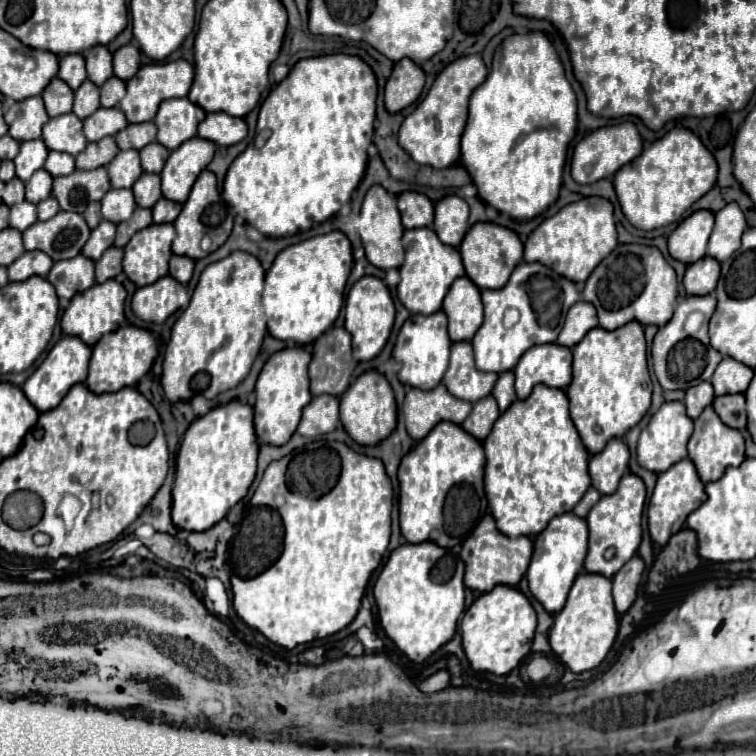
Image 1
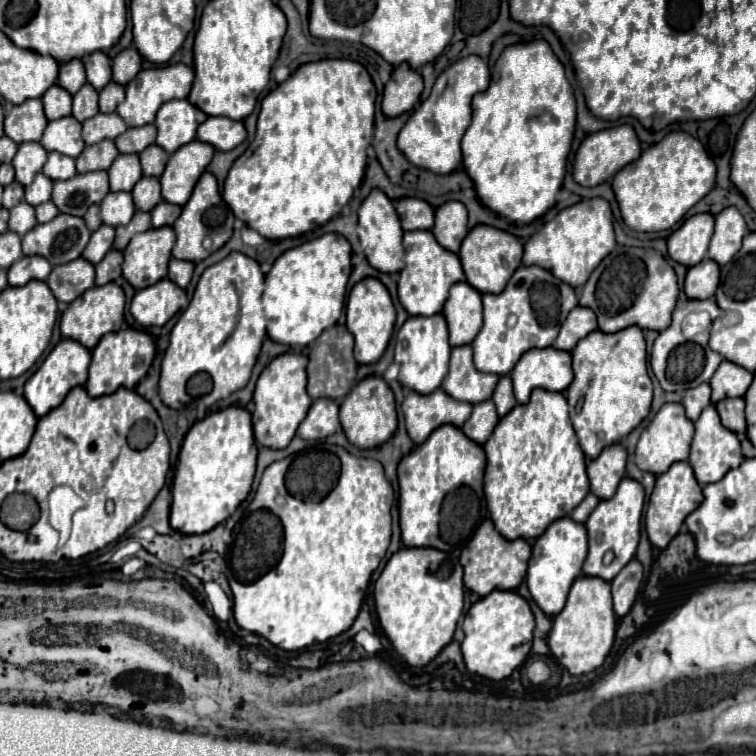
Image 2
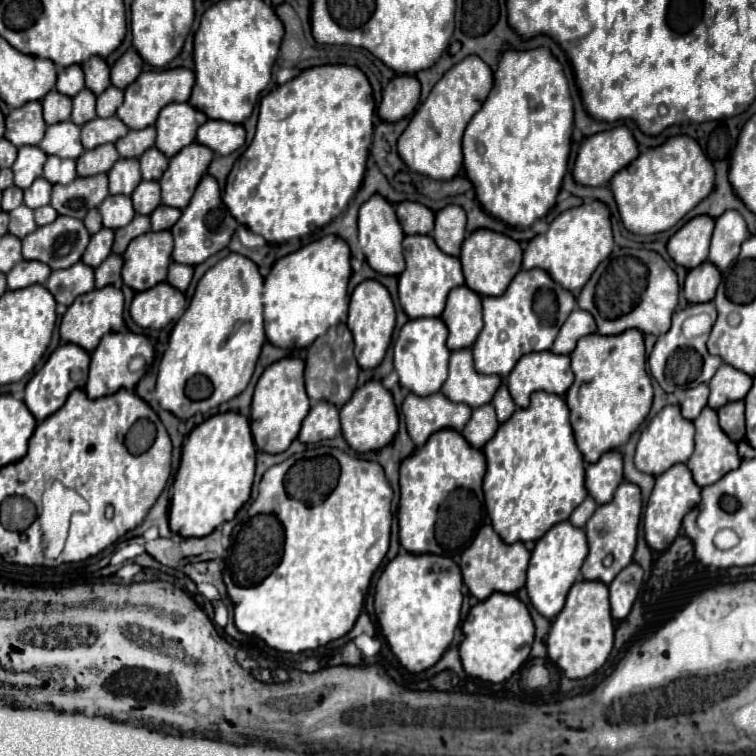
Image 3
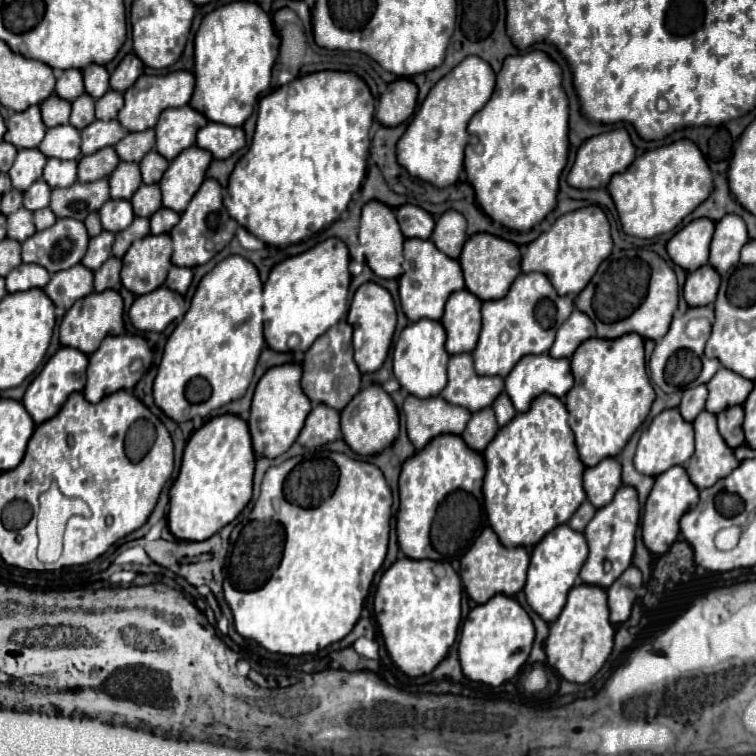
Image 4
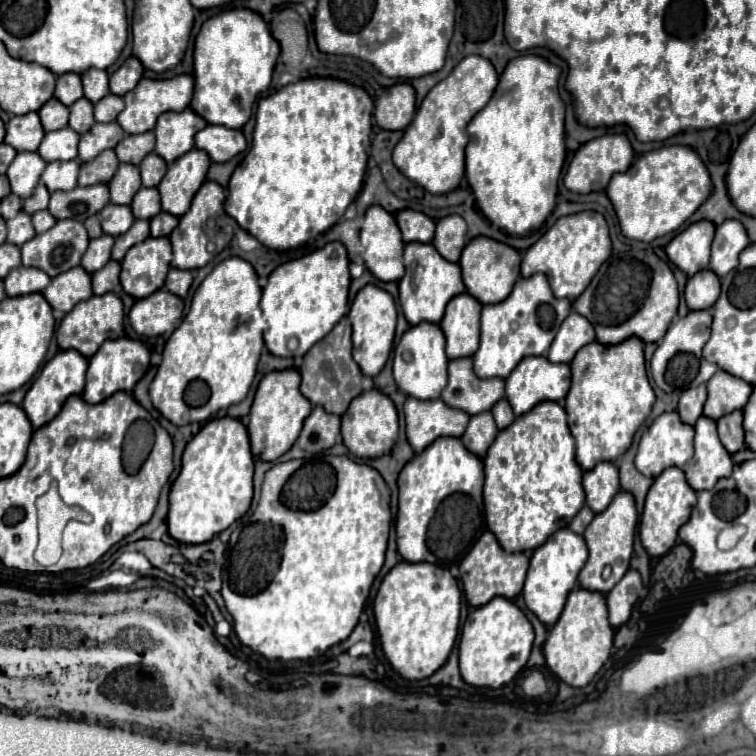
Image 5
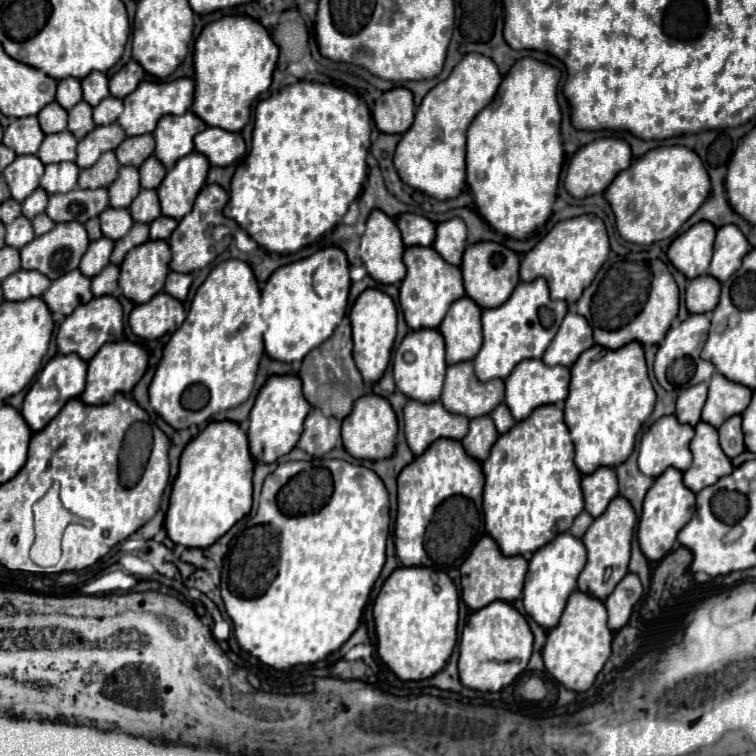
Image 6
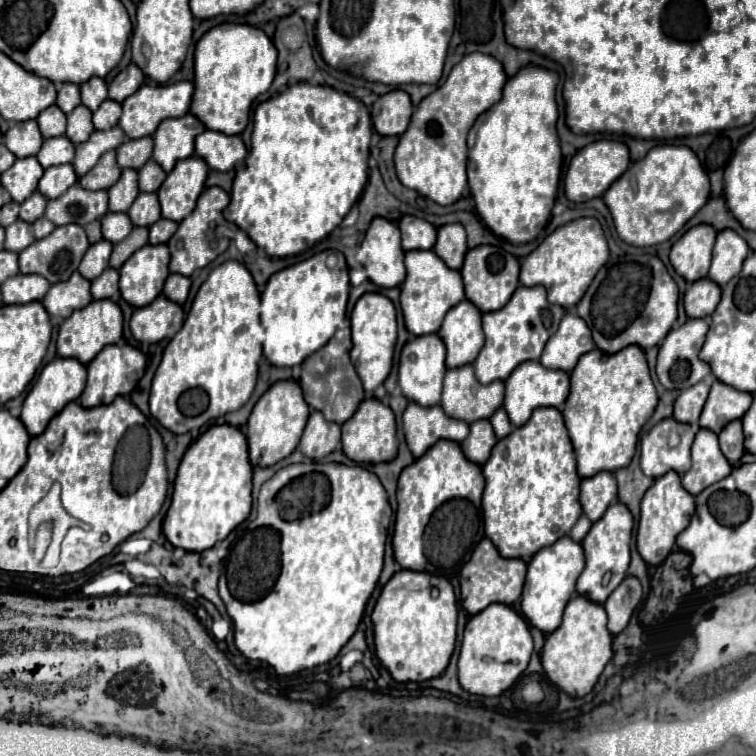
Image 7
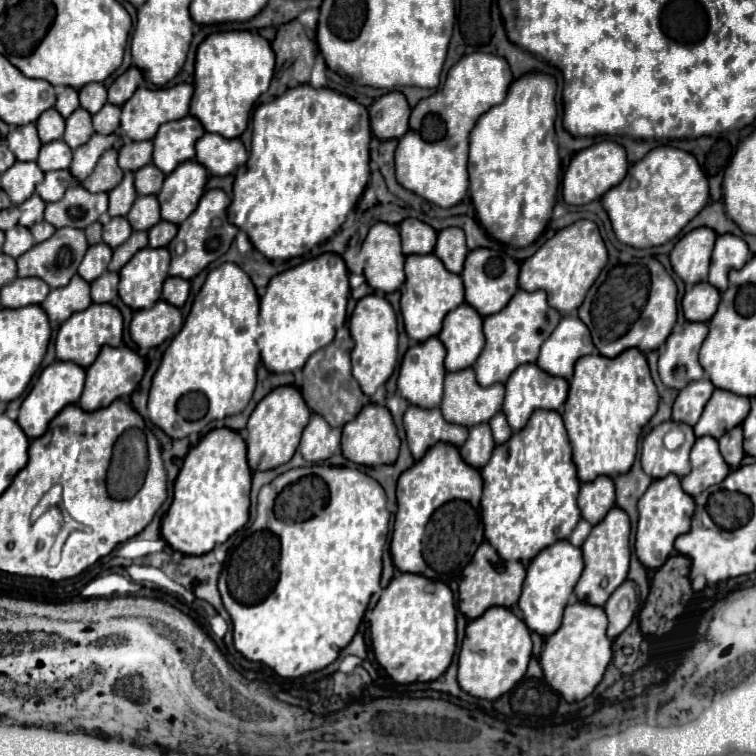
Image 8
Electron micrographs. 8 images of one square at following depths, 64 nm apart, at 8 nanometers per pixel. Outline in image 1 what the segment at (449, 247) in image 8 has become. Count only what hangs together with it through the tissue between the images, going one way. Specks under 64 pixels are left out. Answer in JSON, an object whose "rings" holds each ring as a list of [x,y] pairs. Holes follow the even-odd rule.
{"rings":[[[446,196],[436,204],[434,232],[442,244],[458,248],[468,230],[468,204],[458,196]]]}

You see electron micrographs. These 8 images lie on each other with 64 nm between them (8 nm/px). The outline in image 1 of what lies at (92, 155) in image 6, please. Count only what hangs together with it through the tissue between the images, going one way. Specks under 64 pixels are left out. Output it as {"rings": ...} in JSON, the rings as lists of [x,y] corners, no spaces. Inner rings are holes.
{"rings":[[[98,108],[84,120],[84,136],[88,142],[98,142],[104,136],[114,136],[128,126],[126,116],[118,108]]]}

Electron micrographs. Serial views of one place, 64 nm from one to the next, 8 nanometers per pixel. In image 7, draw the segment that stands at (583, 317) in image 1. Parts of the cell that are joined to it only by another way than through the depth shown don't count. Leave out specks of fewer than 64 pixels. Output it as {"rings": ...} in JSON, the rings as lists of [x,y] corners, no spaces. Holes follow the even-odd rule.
{"rings":[[[568,312],[562,318],[556,334],[546,342],[540,364],[550,370],[562,370],[570,374],[578,358],[594,348],[596,346],[586,322],[580,316]]]}

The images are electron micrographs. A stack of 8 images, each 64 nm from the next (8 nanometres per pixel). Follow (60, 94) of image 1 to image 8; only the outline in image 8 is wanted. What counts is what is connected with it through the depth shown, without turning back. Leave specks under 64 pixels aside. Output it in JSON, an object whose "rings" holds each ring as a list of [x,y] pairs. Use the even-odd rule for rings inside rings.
{"rings":[[[46,110],[38,122],[36,122],[36,128],[38,128],[38,136],[42,140],[42,144],[48,144],[48,142],[54,142],[54,140],[60,140],[64,136],[64,118],[54,110]]]}

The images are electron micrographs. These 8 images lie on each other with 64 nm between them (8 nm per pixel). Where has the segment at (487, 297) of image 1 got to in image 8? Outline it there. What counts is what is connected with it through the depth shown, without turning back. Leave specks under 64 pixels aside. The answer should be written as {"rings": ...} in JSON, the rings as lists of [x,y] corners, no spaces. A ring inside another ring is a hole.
{"rings":[[[518,290],[504,310],[486,316],[484,318],[486,346],[474,364],[476,380],[480,382],[480,386],[492,386],[496,382],[504,384],[518,366],[536,362],[542,342],[552,334],[558,322],[560,322],[560,314],[548,306],[544,298],[544,290],[536,290],[536,292]]]}

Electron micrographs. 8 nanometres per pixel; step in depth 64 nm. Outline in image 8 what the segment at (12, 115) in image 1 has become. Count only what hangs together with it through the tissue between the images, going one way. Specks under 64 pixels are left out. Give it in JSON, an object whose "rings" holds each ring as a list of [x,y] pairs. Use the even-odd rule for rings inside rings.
{"rings":[[[34,124],[12,128],[10,134],[8,134],[8,138],[6,138],[6,144],[14,152],[16,160],[20,160],[20,162],[36,160],[38,152],[40,152],[40,146],[42,146]]]}

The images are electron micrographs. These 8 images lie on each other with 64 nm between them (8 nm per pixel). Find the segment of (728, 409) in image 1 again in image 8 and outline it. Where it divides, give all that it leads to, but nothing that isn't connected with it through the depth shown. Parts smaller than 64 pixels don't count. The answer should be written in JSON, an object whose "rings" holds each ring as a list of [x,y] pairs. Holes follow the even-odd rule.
{"rings":[[[736,426],[734,430],[726,432],[726,434],[718,440],[718,444],[720,444],[720,452],[722,452],[726,464],[728,464],[732,470],[736,470],[736,468],[740,466],[742,458],[744,458],[744,450],[742,450],[742,428]]]}

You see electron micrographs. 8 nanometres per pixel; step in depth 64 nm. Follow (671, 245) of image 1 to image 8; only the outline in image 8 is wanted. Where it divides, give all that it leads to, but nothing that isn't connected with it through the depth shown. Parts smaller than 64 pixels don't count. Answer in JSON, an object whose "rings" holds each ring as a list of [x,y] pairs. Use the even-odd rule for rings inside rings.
{"rings":[[[696,228],[688,232],[682,240],[678,240],[674,250],[670,252],[670,264],[686,284],[704,282],[708,278],[714,242],[716,242],[714,230]]]}

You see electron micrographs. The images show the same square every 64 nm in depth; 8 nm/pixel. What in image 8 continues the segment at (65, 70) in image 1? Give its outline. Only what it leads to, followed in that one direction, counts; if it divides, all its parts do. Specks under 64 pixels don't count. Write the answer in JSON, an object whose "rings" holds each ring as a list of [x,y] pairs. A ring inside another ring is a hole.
{"rings":[[[62,88],[60,92],[58,92],[58,100],[56,100],[56,106],[54,106],[58,112],[60,112],[60,116],[64,116],[64,118],[68,118],[76,108],[80,108],[80,102],[78,102],[78,92],[74,90],[74,88]]]}

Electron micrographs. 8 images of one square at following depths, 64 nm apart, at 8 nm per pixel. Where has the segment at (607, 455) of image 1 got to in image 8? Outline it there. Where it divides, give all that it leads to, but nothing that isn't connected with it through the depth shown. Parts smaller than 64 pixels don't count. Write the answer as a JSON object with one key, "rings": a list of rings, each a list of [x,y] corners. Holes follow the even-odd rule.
{"rings":[[[598,476],[594,482],[584,482],[578,494],[578,508],[582,518],[592,526],[608,514],[614,506],[614,482],[608,476]]]}

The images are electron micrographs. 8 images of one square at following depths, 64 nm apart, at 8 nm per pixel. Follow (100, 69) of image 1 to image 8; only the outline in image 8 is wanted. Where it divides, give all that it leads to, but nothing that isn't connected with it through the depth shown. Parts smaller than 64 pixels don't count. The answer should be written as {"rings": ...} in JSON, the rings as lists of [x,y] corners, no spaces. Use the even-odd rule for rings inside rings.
{"rings":[[[90,82],[84,88],[80,88],[80,106],[88,110],[90,114],[96,114],[106,104],[106,88],[104,84]]]}

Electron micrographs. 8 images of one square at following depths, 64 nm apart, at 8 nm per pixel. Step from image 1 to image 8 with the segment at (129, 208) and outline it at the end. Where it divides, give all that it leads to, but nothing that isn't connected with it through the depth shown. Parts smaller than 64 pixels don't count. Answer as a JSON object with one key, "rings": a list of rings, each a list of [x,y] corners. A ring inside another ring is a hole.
{"rings":[[[110,218],[104,224],[104,244],[116,248],[120,244],[124,244],[128,240],[128,236],[132,234],[132,228],[128,224],[126,218]]]}

